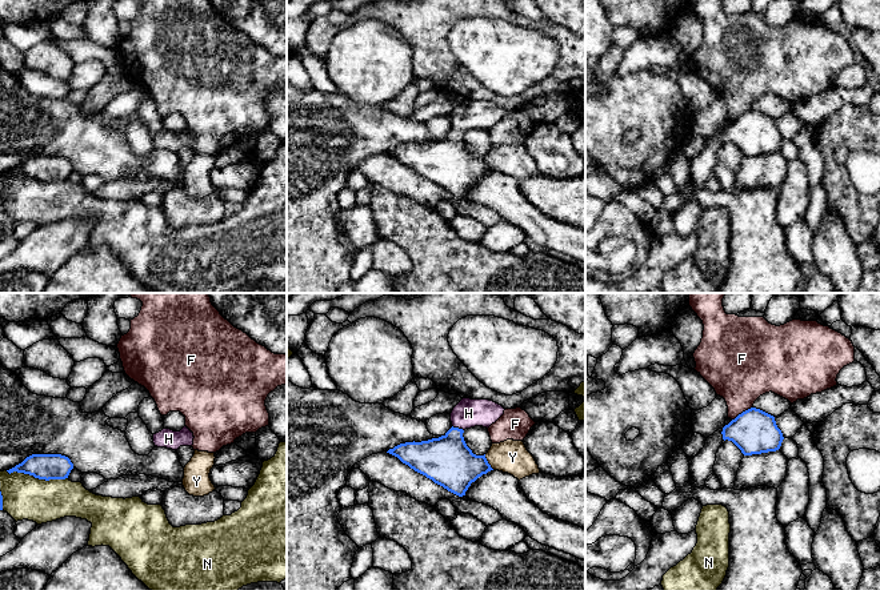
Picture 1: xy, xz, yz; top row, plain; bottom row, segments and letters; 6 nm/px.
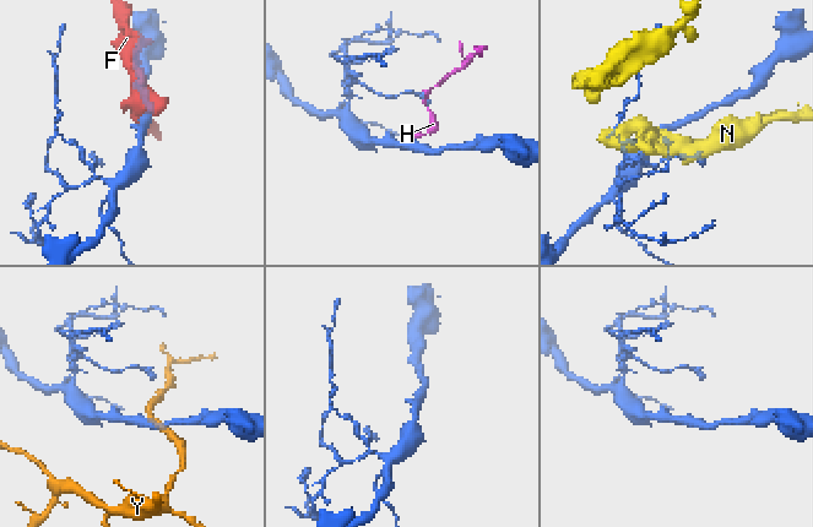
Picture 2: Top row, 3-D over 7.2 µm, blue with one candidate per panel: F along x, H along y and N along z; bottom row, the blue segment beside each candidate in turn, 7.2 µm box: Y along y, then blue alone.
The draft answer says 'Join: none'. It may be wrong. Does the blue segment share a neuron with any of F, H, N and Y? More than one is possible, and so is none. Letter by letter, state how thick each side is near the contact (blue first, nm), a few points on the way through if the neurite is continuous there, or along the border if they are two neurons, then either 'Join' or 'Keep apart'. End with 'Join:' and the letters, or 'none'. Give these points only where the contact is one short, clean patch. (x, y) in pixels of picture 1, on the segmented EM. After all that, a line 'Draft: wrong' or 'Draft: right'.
F: Thickness 280 nm (blue) against 380 nm. Keep apart
H: Thickness 300 nm (blue) against 180 nm. Path across: xz (447, 461), (458, 428), (468, 413). Join
N: Thickness 160 nm (blue) against 280 nm. Keep apart
Y: Thickness 300 nm (blue) against 200 nm. Keep apart
Join: H
Draft: wrong

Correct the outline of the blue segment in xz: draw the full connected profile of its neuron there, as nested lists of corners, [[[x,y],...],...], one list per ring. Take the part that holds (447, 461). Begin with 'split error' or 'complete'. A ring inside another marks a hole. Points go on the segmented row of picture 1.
split error; [[[463,398],[453,408],[452,428],[444,436],[421,442],[400,443],[387,453],[448,491],[463,497],[472,482],[493,470],[485,454],[472,453],[463,433],[475,426],[488,429],[504,414],[504,410],[501,405],[489,400]]]

